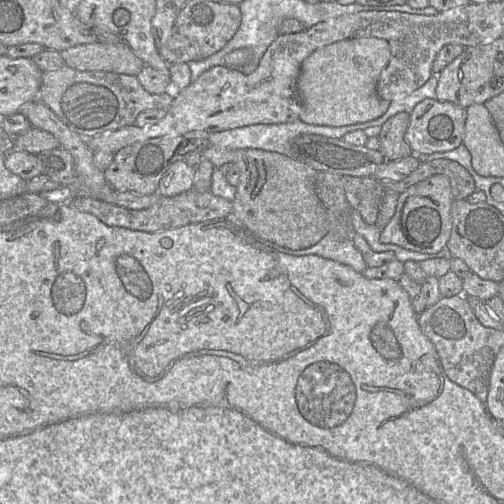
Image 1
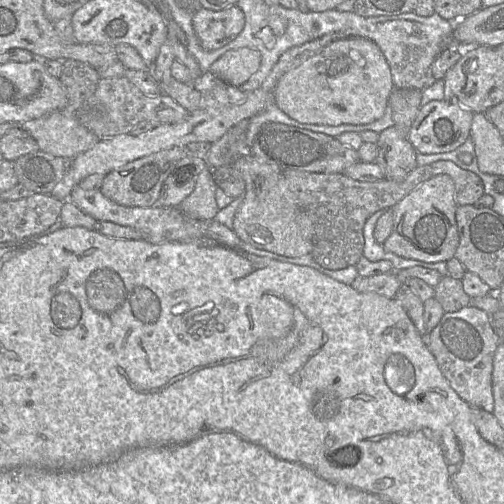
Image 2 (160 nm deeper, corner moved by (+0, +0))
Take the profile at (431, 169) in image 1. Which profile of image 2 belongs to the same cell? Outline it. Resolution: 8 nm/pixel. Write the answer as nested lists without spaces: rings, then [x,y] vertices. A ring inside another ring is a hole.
[[[436,161],[416,166],[402,181],[383,178],[375,182],[361,182],[343,173],[300,170],[286,170],[282,173],[298,205],[314,222],[314,243],[310,253],[317,264],[328,270],[355,266],[363,255],[363,227],[367,219],[379,210],[391,209],[413,189],[435,175],[446,174],[453,180],[457,205],[474,205],[485,194],[482,180],[475,173],[458,167],[452,161]]]

